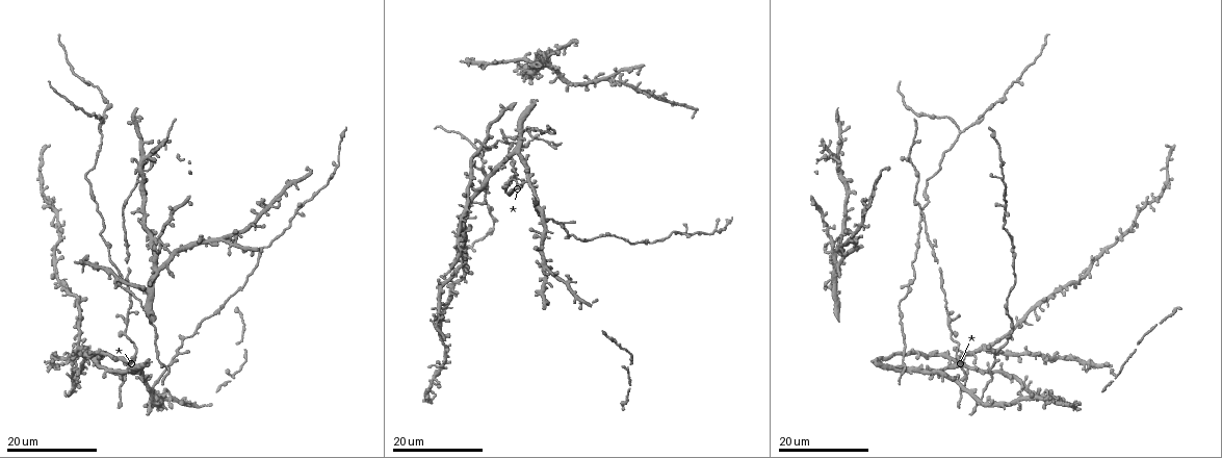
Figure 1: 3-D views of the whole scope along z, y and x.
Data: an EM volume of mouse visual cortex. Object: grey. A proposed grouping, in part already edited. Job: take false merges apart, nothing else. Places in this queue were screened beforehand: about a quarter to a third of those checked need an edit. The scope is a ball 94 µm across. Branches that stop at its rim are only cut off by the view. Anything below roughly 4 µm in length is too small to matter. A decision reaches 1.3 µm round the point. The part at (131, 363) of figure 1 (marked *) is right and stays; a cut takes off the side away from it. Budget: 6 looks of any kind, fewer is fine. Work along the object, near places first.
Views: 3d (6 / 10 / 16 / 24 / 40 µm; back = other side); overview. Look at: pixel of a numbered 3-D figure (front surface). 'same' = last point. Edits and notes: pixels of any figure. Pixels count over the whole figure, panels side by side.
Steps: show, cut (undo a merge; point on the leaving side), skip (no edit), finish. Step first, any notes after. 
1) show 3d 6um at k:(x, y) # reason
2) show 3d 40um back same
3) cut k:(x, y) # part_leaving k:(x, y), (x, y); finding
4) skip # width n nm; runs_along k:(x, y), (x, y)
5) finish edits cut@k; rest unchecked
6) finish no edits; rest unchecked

show 3d 24um at 1:(544, 268) # four or more arms meet

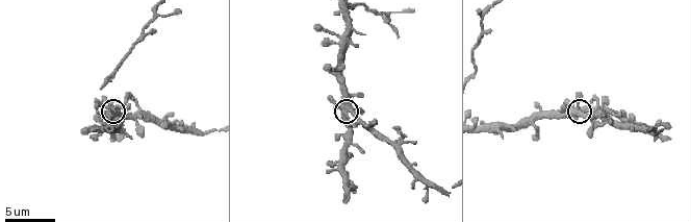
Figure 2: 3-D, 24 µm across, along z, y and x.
show 3d 6um at 2:(346, 115) # closer look

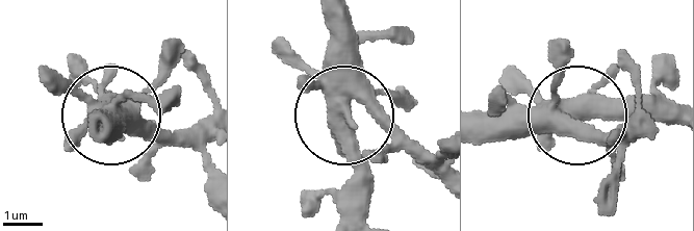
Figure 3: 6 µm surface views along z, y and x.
skip # width 440 nm; runs_along 3:(482, 137), (591, 118), (670, 118); all the same neuron

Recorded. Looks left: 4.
show 3d 6um at 2:(388, 12) # three arms meet

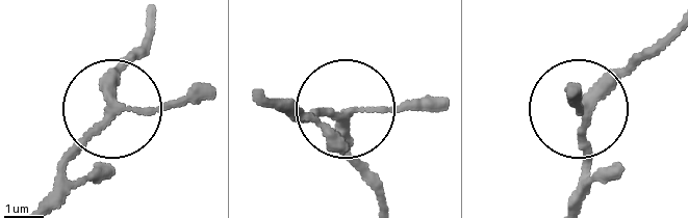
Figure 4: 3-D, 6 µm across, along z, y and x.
skip # width 220 nm; runs_along 4:(270, 100), (289, 116), (347, 113), (366, 172); one neuron here

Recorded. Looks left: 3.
show 3d 16um at 1:(914, 139)

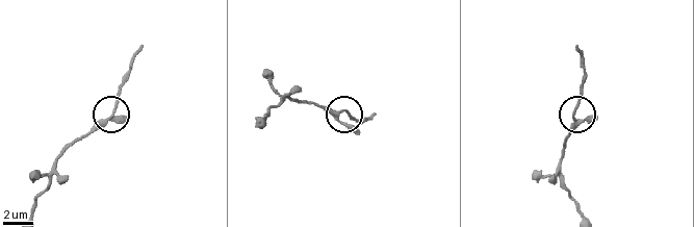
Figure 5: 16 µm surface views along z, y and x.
show 3d 10um at 5:(575, 115)

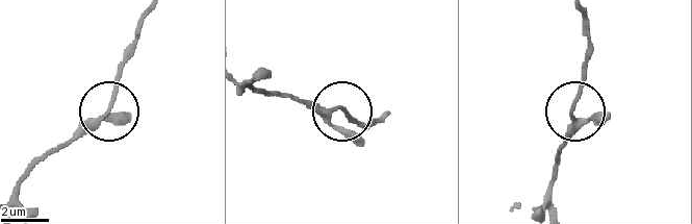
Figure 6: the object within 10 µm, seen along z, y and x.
skip # width 180 nm; runs_along 6:(10, 206), (21, 182), (45, 158), (104, 117), (122, 53); all the same neuron

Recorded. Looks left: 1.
finish no edits; rest unchecked

